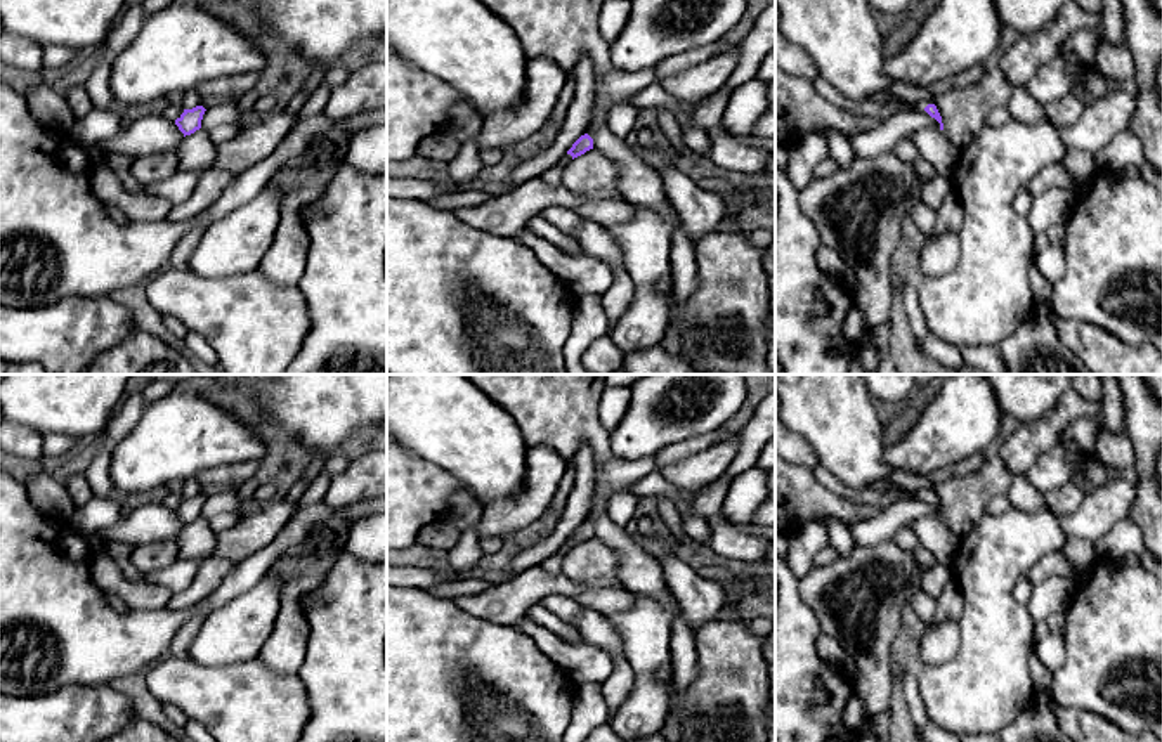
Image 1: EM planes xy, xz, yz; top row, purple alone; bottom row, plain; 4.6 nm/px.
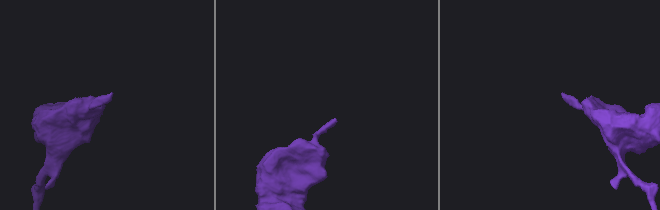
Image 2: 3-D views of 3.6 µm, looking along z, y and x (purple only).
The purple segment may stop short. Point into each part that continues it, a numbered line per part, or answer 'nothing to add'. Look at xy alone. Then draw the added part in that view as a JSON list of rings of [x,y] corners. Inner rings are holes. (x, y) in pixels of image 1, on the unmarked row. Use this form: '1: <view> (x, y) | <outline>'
nothing to add

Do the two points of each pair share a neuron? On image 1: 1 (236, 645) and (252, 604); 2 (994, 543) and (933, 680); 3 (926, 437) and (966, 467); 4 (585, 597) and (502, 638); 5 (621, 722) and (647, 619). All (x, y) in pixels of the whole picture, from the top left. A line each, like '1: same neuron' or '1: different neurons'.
1: same neuron
2: same neuron
3: different neurons
4: different neurons
5: same neuron

